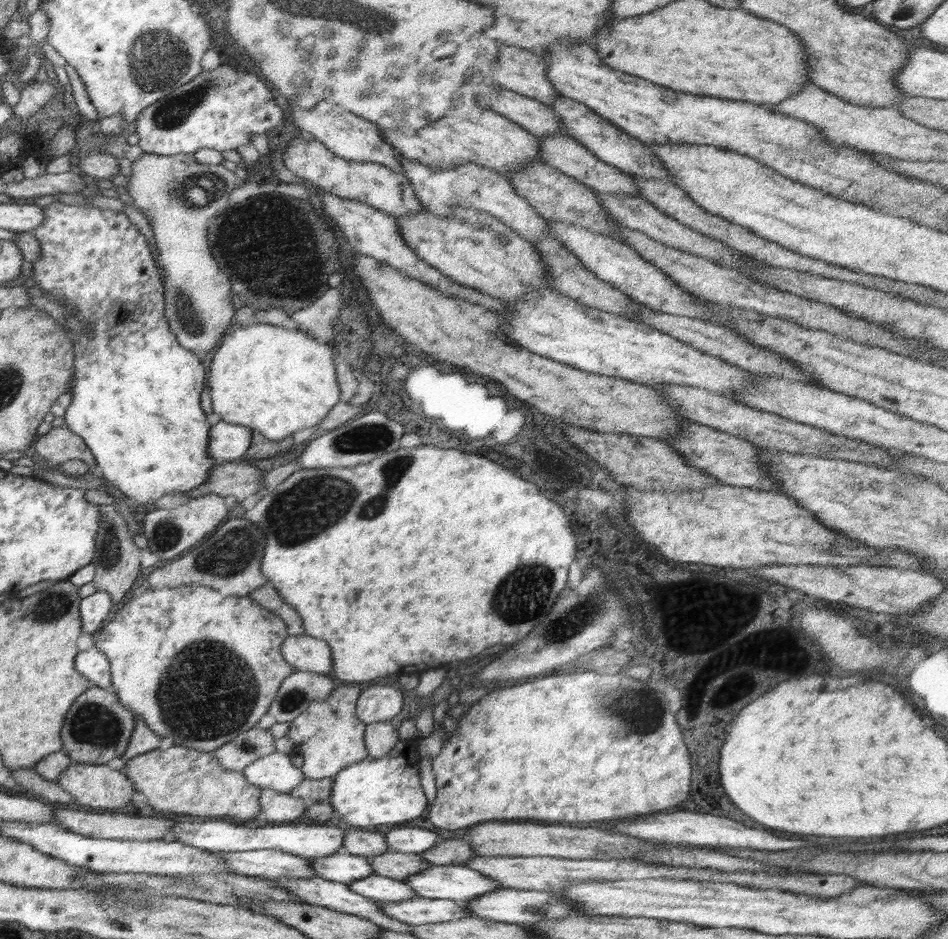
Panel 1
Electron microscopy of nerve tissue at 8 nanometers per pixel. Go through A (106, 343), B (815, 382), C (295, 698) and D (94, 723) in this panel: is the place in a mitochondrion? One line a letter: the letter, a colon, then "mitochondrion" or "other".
A: other
B: other
C: mitochondrion
D: mitochondrion

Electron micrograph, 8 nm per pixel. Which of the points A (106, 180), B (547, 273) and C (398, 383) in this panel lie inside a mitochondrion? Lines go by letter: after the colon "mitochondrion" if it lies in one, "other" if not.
A: other
B: other
C: other

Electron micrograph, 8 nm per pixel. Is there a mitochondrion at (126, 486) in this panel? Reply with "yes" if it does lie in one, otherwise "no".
no

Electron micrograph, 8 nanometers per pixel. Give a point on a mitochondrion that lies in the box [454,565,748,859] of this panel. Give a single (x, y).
(640, 714)

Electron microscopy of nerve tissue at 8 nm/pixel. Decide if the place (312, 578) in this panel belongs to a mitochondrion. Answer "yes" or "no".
no

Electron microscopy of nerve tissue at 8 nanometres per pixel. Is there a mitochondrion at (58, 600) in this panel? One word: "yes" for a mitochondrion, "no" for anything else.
yes

